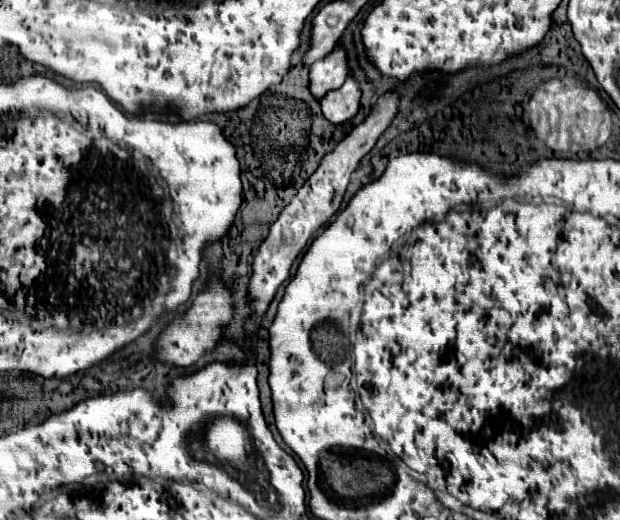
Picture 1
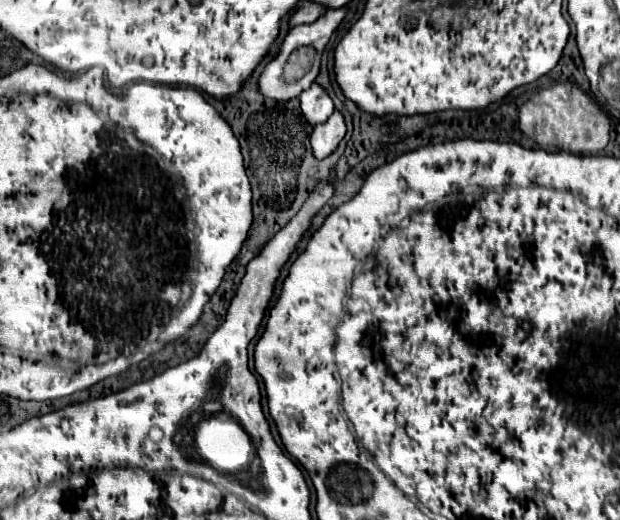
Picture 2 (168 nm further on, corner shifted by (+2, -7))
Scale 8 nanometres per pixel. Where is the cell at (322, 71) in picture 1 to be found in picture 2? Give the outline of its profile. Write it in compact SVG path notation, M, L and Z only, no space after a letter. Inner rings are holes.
M319 84L301 94L301 114L309 126L323 124L333 114L333 102Z

